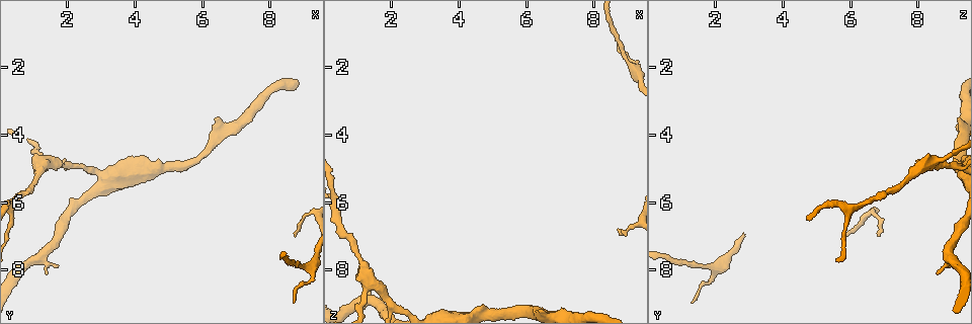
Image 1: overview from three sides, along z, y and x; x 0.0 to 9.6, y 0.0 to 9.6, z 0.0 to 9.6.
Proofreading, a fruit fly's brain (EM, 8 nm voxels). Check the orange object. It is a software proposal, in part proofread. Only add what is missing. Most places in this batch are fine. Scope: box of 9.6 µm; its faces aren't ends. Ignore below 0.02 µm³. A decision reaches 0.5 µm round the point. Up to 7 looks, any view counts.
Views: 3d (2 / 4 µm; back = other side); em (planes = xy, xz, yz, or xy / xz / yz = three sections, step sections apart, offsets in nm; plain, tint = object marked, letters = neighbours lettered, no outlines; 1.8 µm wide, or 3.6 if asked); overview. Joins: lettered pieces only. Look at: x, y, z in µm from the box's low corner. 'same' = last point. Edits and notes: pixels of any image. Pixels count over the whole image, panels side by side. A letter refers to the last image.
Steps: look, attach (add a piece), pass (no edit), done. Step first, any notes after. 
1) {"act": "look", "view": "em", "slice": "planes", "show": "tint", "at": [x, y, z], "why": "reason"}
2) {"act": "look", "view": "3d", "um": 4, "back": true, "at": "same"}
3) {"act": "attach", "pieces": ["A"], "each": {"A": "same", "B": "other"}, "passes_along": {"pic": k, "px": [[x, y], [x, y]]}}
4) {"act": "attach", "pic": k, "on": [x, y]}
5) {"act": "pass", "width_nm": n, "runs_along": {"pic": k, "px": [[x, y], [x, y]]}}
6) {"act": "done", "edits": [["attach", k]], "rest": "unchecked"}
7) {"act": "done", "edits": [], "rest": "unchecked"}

{"act": "look", "view": "em", "slice": "planes", "show": "plain", "at": [1.65, 7.95, 8.95], "why": "free end"}

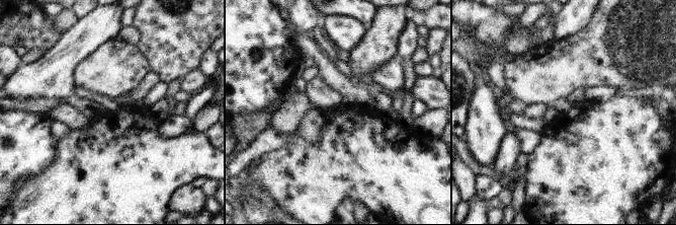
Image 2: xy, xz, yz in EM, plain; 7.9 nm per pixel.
{"act": "look", "view": "em", "slice": "planes", "show": "tint", "at": "same"}

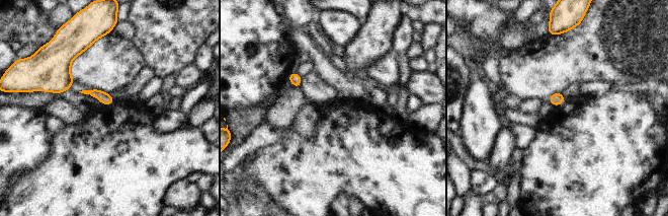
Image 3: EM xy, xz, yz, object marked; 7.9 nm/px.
{"act": "look", "view": "em", "slice": "planes", "show": "letters", "at": "same"}

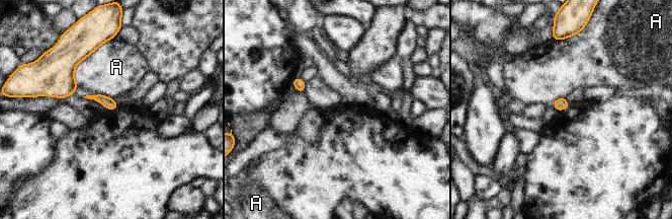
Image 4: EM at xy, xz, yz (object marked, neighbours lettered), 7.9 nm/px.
{"act": "pass", "each": {"A": "other"}, "border": {"pic": 4, "px": [[106, 42], [78, 64], [77, 85]]}, "found": "none of them fits"}

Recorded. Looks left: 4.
{"act": "look", "view": "em", "slice": "xy", "step": 16, "show": "letters", "at": [1.45, 4.80, 8.40], "why": "arms part here"}

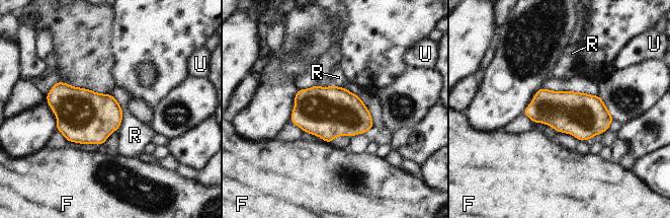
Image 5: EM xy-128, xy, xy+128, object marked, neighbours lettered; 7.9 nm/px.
{"act": "pass", "each": {"F": "other", "R": "other", "U": "other"}, "border": {"pic": 5, "px": [[109, 93], [121, 110], [118, 129]]}, "found": "none of them fits"}

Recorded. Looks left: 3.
{"act": "look", "view": "3d", "um": 4, "at": [8.70, 9.00, 1.25], "why": "an open end"}

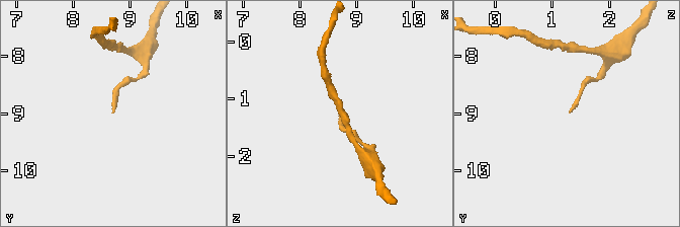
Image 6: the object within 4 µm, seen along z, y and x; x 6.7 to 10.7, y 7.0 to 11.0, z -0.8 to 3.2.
{"act": "look", "view": "em", "slice": "xz", "step": 8, "show": "tint", "at": [8.70, 9.00, 1.30], "why": "shape alone is not enough"}

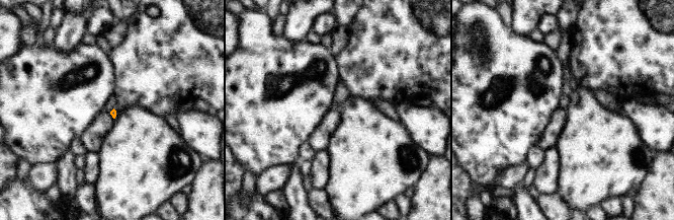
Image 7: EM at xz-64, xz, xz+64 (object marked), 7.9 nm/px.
{"act": "look", "view": "em", "slice": "planes", "show": "letters", "at": "same"}

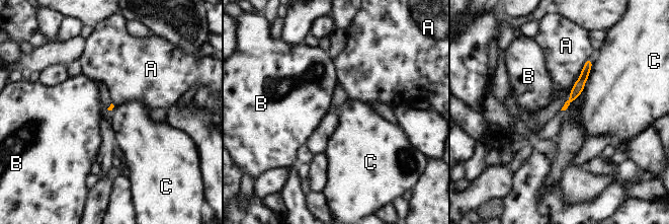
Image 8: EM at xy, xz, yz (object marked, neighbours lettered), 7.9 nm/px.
{"act": "pass", "longest_contact_nm": ["C", 170], "each": {"A": "other", "B": "other", "C": "other"}, "border": {"pic": 8, "px": [[593, 60], [587, 79]]}, "found": "no lettered piece goes on from it"}

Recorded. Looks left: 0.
{"act": "done", "edits": [], "rest": "unchecked"}

